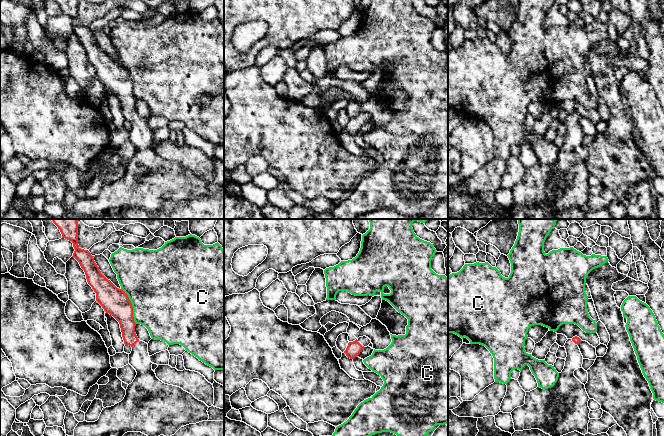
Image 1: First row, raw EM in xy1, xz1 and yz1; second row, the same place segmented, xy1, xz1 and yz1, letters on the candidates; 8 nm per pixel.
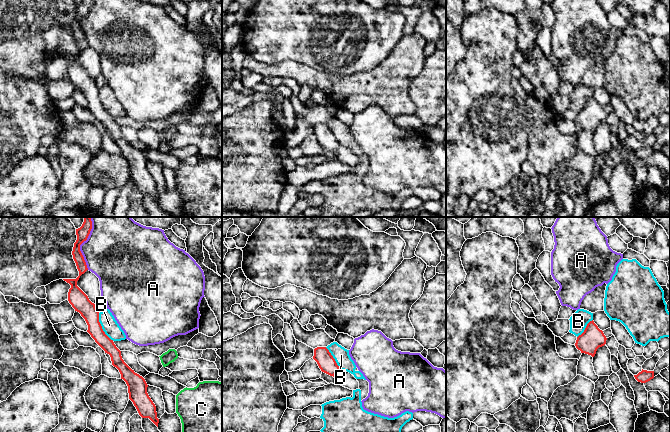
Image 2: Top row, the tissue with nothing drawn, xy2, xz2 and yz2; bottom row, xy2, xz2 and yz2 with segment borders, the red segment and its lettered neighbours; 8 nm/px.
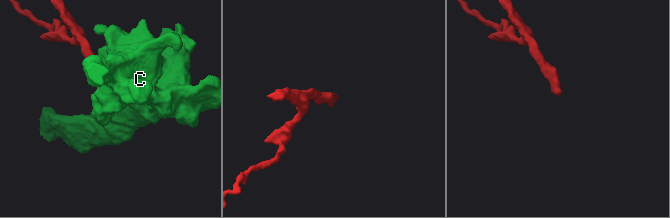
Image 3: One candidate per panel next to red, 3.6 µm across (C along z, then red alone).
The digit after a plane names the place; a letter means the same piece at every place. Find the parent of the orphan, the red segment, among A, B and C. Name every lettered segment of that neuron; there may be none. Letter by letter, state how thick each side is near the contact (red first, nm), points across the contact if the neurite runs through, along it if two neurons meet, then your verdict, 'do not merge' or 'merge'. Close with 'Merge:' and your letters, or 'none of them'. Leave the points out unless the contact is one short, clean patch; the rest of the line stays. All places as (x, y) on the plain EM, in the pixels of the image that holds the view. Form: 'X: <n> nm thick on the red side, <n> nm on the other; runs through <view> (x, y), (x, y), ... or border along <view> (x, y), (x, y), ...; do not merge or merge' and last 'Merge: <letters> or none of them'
A: 100 nm thick on the red side, 420 nm on the other; do not merge
B: 140 nm thick on the red side, 130 nm on the other; border along xy2 (98, 89), (98, 97), (102, 106), (113, 116); do not merge
C: 220 nm thick on the red side, 480 nm on the other; border along xy1 (121, 64), (131, 79), (132, 92), (136, 99); do not merge
Merge: none of them

